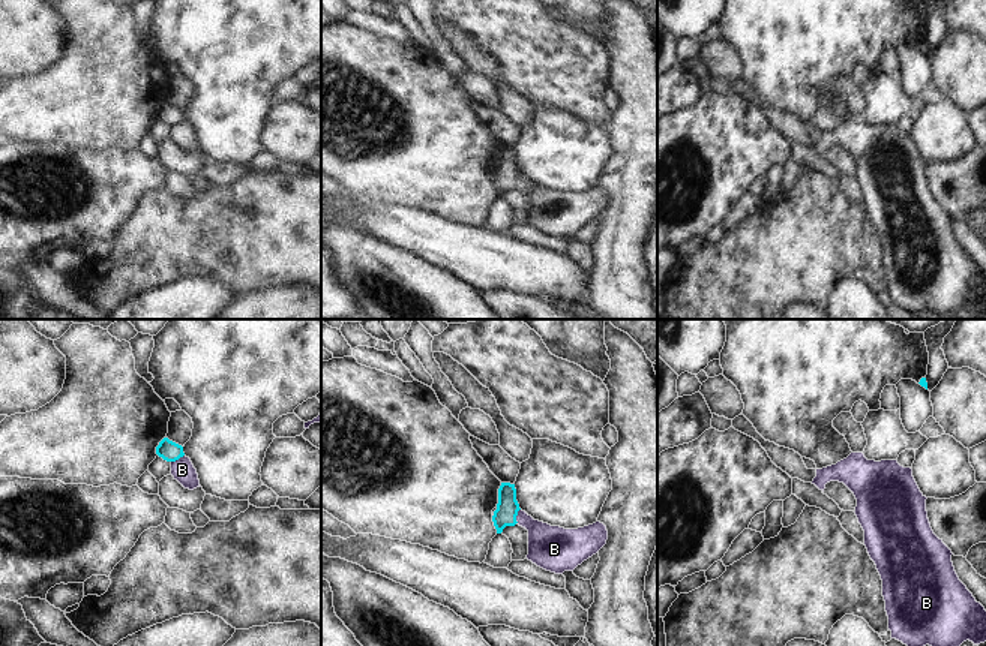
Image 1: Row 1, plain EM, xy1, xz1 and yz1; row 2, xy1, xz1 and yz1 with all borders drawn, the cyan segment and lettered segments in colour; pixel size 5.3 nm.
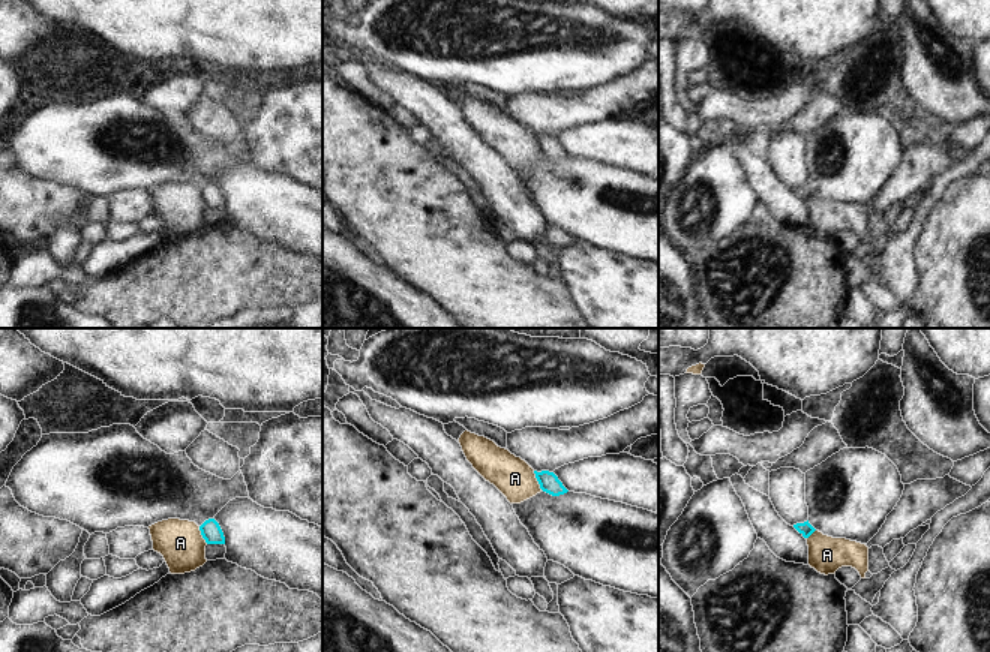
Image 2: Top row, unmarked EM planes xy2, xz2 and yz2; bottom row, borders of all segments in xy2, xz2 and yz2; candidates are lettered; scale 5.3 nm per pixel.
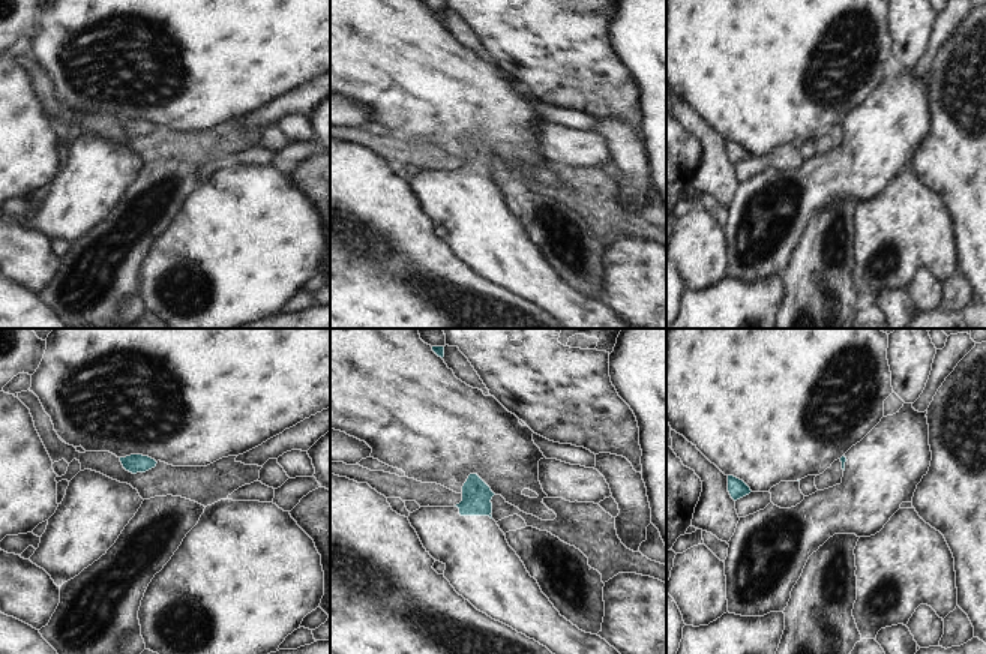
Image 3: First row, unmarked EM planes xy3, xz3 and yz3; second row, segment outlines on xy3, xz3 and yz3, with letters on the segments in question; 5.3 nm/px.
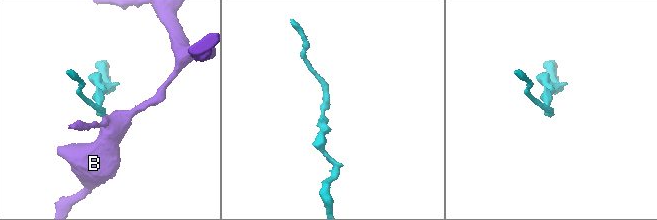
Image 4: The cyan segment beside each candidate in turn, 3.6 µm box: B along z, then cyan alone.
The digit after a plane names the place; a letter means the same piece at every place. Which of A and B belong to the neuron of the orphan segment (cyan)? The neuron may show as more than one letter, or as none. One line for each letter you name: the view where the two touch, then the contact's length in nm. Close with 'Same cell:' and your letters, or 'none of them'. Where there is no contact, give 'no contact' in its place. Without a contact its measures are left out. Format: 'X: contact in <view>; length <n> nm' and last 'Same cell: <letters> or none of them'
Same cell: none of them

